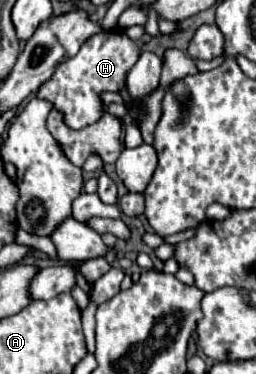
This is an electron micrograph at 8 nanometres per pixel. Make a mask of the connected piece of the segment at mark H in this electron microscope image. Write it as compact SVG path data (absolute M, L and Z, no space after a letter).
M124 29L100 31L88 37L74 57L56 67L54 75L40 85L36 97L50 101L52 107L64 115L64 123L70 129L84 129L104 115L104 103L100 95L126 87L126 75L134 67L138 57L140 45L132 41Z

